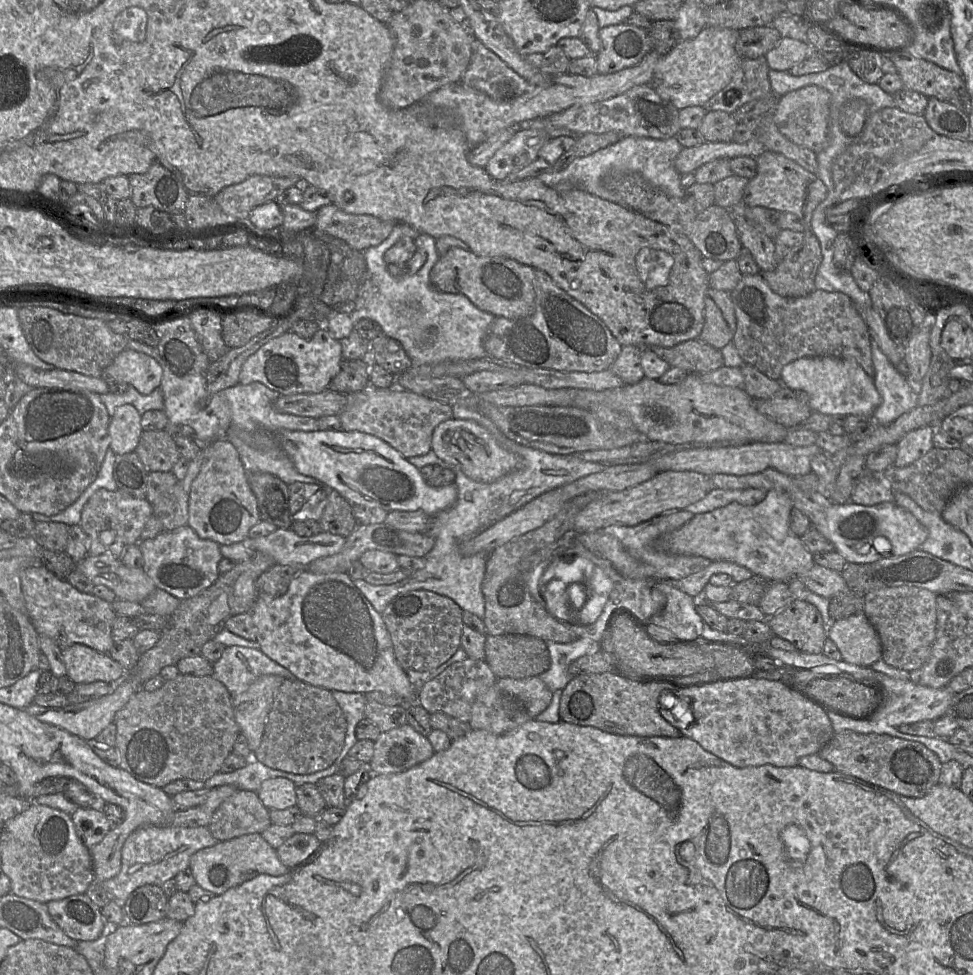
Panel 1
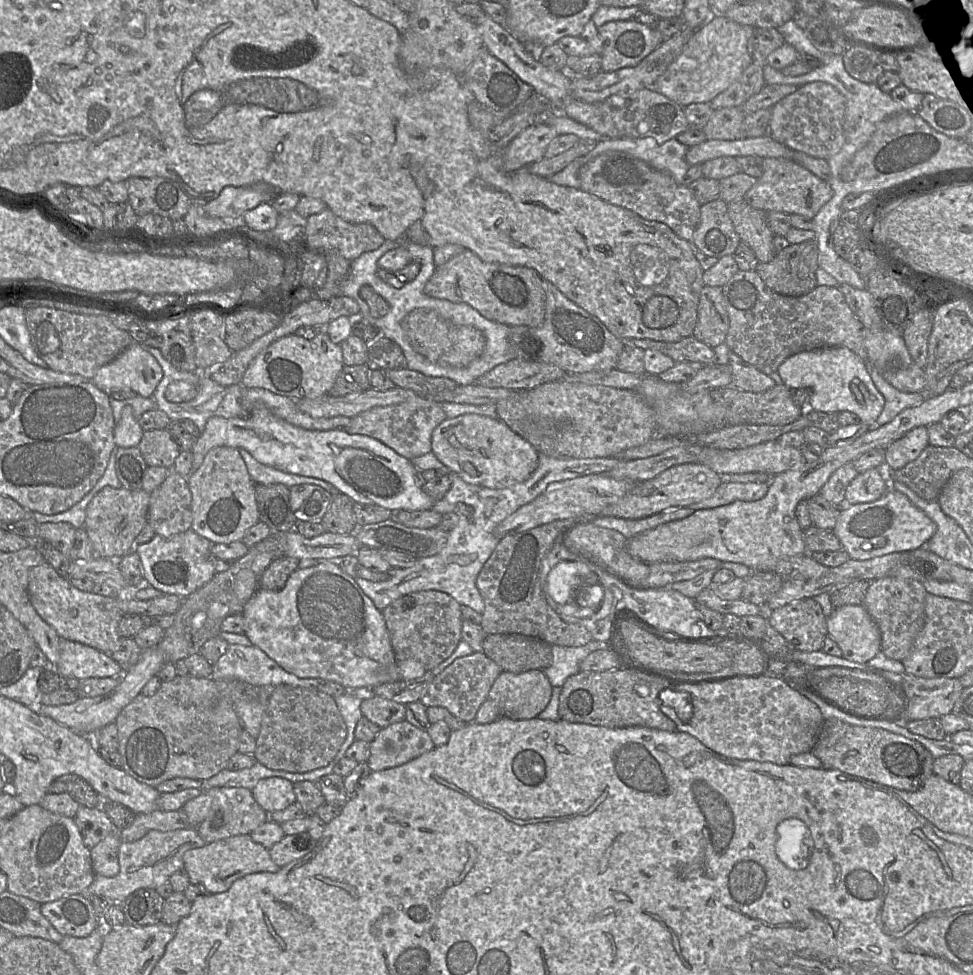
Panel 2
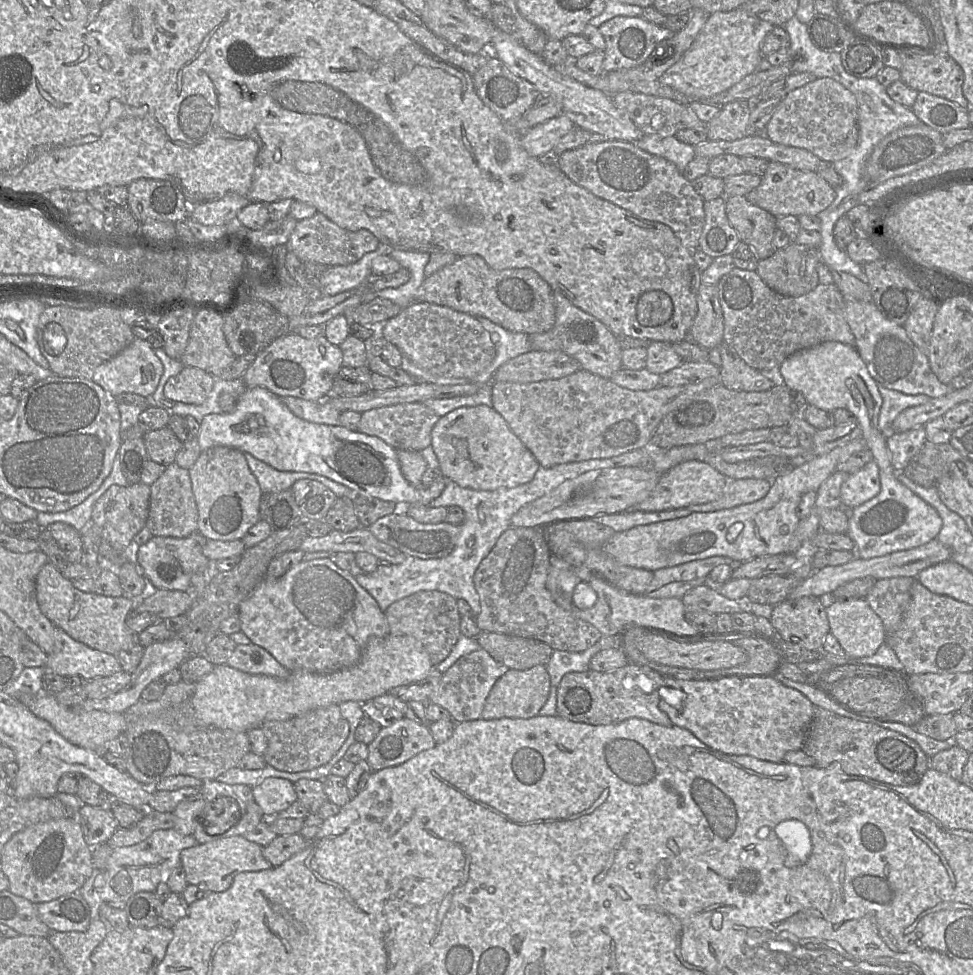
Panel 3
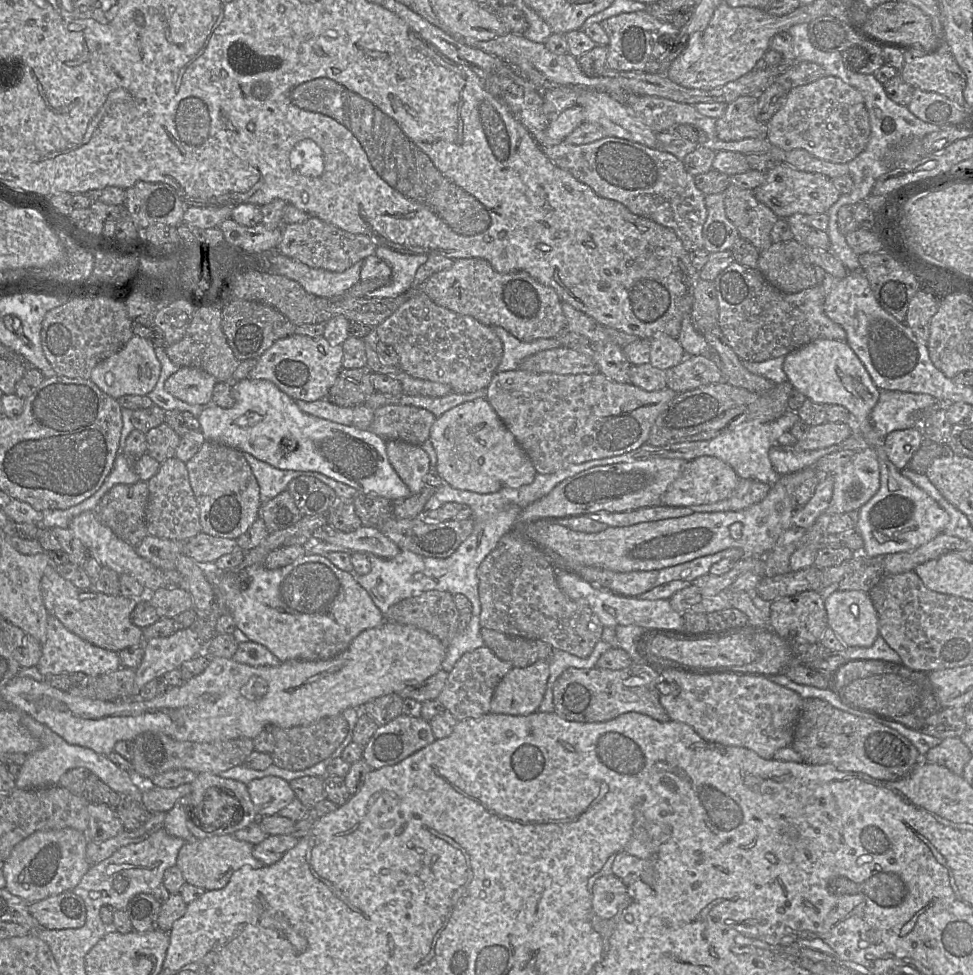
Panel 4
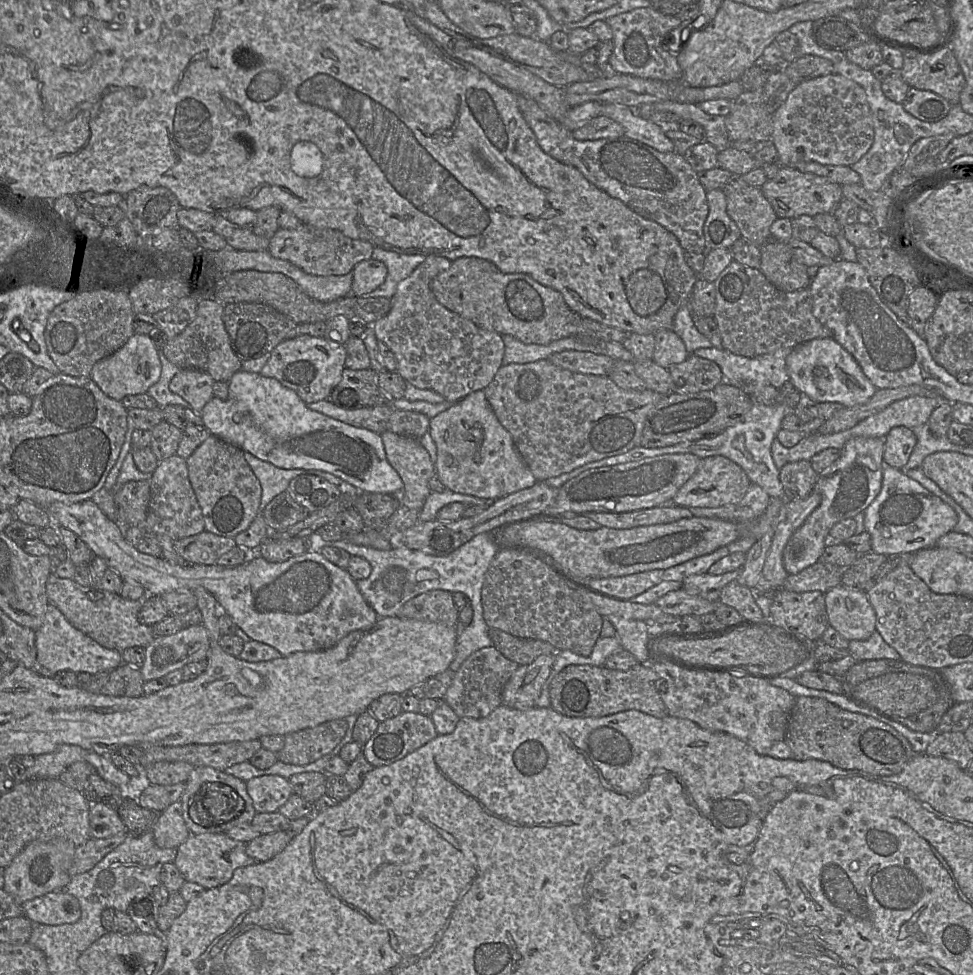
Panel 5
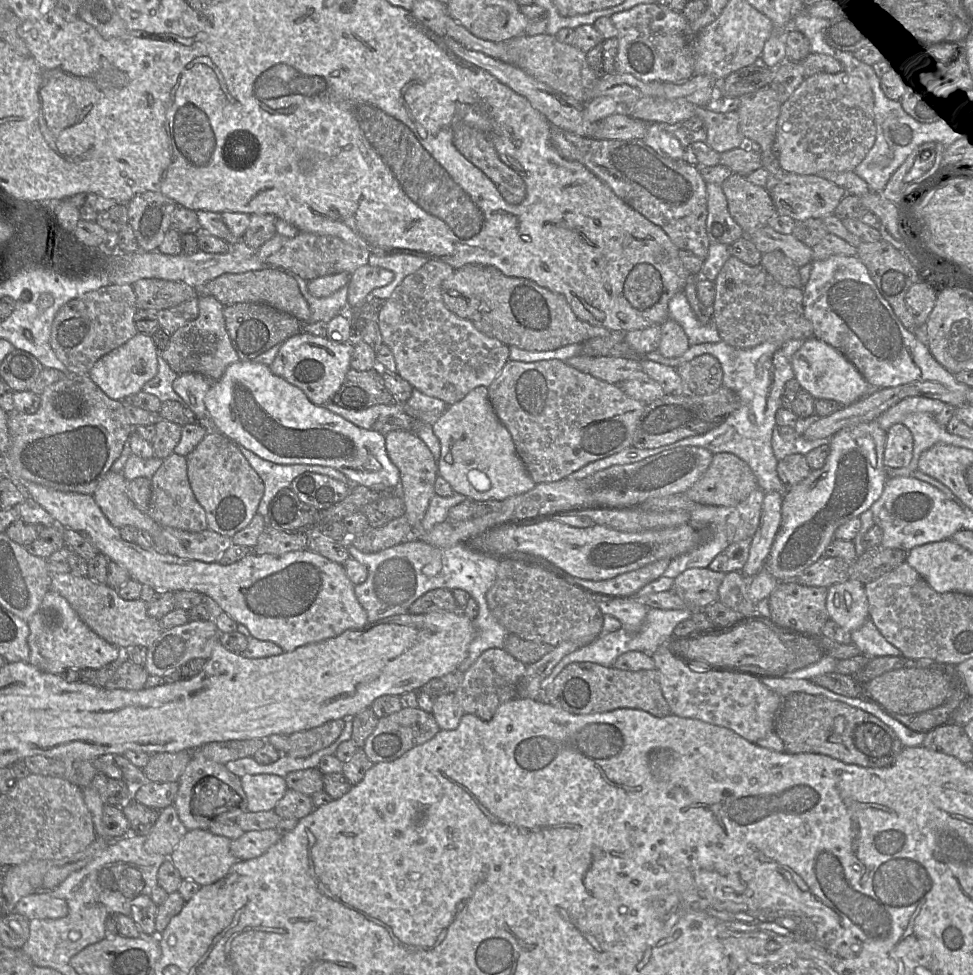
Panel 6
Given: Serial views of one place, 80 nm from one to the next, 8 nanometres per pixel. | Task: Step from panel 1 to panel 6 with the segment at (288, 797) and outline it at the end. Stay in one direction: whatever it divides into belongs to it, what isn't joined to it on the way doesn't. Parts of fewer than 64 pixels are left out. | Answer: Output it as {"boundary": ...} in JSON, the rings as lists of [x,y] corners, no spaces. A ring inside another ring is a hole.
{"boundary":[[[247,774],[240,782],[249,812],[273,810],[288,789],[285,779],[276,774]]]}

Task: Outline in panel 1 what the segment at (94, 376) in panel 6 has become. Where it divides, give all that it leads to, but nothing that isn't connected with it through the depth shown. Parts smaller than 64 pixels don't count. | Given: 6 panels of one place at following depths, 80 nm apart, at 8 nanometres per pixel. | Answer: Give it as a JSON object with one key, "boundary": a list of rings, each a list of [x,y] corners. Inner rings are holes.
{"boundary":[[[132,349],[120,352],[102,373],[103,378],[127,383],[143,395],[160,386],[162,375],[162,367],[154,358]]]}

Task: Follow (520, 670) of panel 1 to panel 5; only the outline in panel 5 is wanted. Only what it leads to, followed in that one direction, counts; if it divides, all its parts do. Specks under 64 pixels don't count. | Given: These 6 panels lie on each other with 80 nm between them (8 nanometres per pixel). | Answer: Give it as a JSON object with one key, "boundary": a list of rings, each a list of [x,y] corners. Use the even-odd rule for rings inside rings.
{"boundary":[[[490,629],[489,637],[493,642],[493,647],[519,666],[529,665],[541,655],[556,652],[556,649],[547,642],[518,638],[499,629]]]}

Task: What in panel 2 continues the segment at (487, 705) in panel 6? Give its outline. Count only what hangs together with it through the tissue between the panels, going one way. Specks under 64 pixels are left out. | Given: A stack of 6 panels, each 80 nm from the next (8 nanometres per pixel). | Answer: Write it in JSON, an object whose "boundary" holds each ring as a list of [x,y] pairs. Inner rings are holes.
{"boundary":[[[473,652],[468,656],[456,659],[442,673],[435,676],[419,701],[425,707],[446,708],[464,723],[472,723],[479,708],[486,700],[493,683],[502,672],[503,670],[484,652]]]}

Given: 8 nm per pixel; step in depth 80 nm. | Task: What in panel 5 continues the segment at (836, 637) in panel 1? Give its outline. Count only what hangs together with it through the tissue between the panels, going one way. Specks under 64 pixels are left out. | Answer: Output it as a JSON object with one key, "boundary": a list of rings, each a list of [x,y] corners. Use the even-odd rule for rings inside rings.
{"boundary":[[[839,584],[825,593],[828,623],[847,640],[866,640],[876,630],[876,613],[867,593]]]}

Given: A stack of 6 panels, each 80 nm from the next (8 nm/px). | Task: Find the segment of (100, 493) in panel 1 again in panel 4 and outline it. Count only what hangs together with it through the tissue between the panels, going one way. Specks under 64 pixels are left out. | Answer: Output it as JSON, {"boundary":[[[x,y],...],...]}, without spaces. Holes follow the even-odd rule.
{"boundary":[[[148,484],[114,485],[100,499],[95,513],[102,524],[123,540],[145,523]]]}

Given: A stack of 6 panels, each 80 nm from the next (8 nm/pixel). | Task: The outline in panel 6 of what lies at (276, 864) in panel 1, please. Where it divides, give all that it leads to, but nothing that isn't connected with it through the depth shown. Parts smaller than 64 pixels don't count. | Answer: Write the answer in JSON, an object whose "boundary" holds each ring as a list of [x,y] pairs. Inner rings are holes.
{"boundary":[[[189,830],[169,855],[180,876],[189,881],[195,881],[200,886],[209,885],[222,879],[233,864],[239,861],[230,852],[231,840],[225,836],[215,835],[208,830]]]}

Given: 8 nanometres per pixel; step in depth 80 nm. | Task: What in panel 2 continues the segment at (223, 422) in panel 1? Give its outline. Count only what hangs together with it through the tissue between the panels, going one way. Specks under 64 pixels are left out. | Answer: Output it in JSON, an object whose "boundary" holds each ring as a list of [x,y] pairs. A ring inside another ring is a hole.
{"boundary":[[[140,343],[142,347],[155,357],[159,365],[163,370],[163,376],[157,385],[152,398],[155,400],[157,409],[165,412],[169,417],[170,421],[180,421],[182,419],[191,420],[202,432],[205,428],[206,422],[213,416],[223,418],[233,418],[243,415],[243,409],[241,406],[241,397],[243,394],[243,386],[241,384],[233,384],[230,386],[222,386],[213,381],[209,375],[209,371],[197,370],[194,372],[180,371],[173,367],[162,355],[160,349]],[[173,381],[187,381],[191,382],[198,387],[197,395],[188,402],[170,402],[165,398],[165,390],[167,386]]]}

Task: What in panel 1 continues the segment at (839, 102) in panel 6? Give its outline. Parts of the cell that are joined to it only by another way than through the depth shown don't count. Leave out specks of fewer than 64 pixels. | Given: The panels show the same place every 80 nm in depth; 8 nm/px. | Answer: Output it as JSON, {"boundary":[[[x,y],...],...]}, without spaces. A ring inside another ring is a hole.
{"boundary":[[[809,85],[781,96],[774,106],[773,120],[778,130],[796,145],[814,153],[821,152],[828,142],[828,120],[831,94],[824,88]]]}

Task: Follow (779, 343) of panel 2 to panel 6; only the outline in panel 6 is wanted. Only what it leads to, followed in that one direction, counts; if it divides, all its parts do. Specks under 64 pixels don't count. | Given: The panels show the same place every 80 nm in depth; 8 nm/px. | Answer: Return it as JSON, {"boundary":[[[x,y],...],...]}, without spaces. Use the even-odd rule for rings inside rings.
{"boundary":[[[731,255],[713,282],[712,322],[727,344],[749,349],[764,342],[813,337],[812,324],[804,315],[803,289],[779,284],[761,265],[750,266]]]}

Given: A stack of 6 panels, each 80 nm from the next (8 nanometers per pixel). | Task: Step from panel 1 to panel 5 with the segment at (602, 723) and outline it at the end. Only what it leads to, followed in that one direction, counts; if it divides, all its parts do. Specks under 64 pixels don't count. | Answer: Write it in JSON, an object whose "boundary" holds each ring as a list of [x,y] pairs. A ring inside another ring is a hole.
{"boundary":[[[638,663],[627,671],[611,670],[604,666],[569,665],[550,684],[551,708],[562,715],[578,718],[598,718],[627,710],[663,718],[669,714],[659,693],[658,678],[650,664]]]}

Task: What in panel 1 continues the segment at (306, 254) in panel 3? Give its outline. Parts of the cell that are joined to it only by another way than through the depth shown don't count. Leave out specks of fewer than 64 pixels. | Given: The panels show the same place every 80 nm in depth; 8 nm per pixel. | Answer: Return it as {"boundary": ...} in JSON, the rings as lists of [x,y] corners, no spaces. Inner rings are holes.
{"boundary":[[[333,204],[320,208],[316,213],[315,229],[345,241],[357,251],[381,244],[397,224],[371,215],[348,214]]]}

